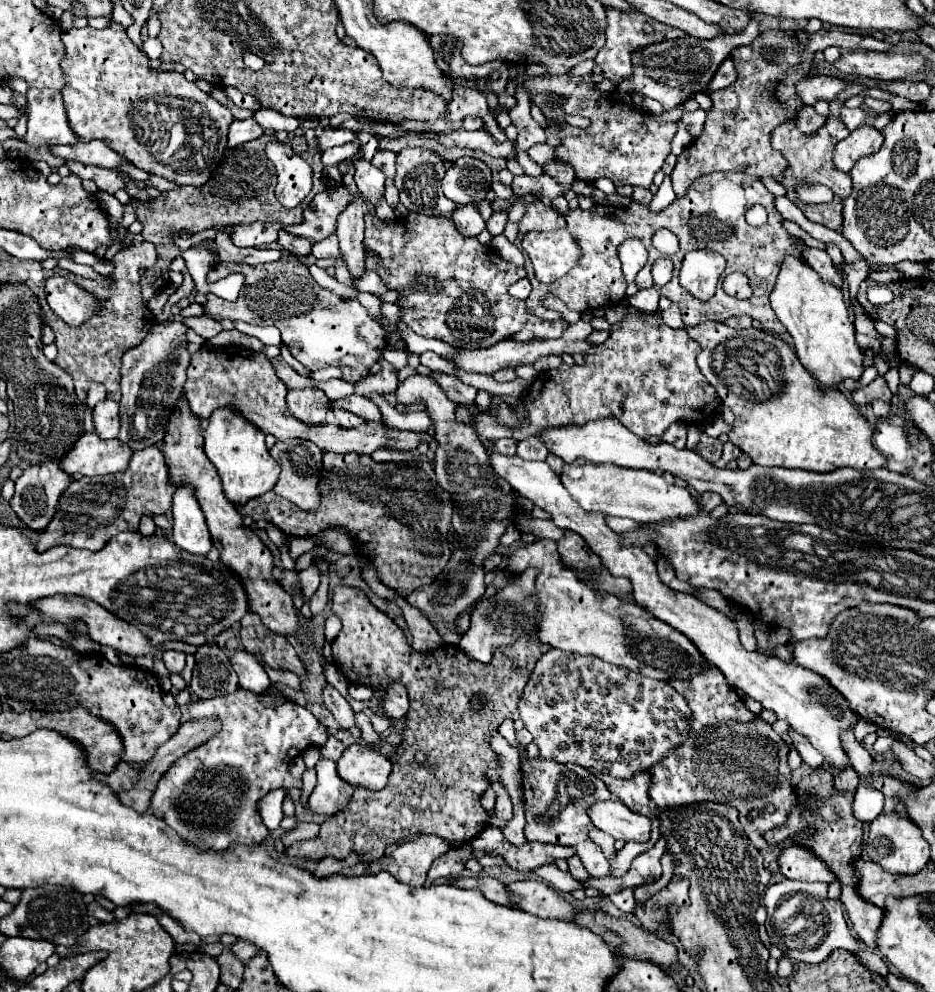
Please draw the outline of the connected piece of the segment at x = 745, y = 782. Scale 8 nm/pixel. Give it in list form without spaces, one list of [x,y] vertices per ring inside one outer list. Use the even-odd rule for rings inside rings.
[[[708,663],[702,673],[688,679],[670,679],[670,685],[684,695],[692,709],[690,733],[682,745],[668,751],[662,761],[648,769],[652,781],[648,789],[650,799],[658,809],[690,805],[696,801],[732,805],[740,811],[746,837],[756,845],[756,849],[772,849],[762,835],[768,829],[782,825],[788,811],[796,805],[790,785],[790,767],[786,761],[790,747],[772,729],[772,725],[746,709],[742,697],[728,687],[718,667]],[[768,803],[774,805],[774,813],[748,819],[752,809],[762,809]]]

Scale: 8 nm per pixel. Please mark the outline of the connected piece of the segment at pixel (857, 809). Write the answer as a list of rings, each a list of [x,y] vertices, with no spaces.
[[[860,785],[856,791],[856,799],[854,799],[854,815],[860,821],[874,821],[884,807],[885,798],[882,793],[870,789],[868,785]]]

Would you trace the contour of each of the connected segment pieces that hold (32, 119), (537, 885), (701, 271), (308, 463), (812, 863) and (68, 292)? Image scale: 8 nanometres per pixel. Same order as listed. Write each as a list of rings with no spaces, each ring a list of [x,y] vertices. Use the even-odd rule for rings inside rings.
[[[32,87],[26,93],[26,101],[28,133],[23,137],[24,142],[39,148],[42,145],[72,145],[78,141],[66,123],[60,91]]]
[[[538,879],[516,881],[516,883],[510,883],[506,889],[508,889],[508,895],[510,895],[510,901],[518,909],[528,911],[536,917],[572,921],[574,915],[576,915],[576,909],[568,901],[564,901],[544,881],[538,881]]]
[[[700,249],[686,253],[680,269],[682,287],[688,287],[688,291],[698,299],[710,299],[716,291],[716,283],[724,267],[726,261],[716,251]]]
[[[278,441],[270,449],[270,455],[282,467],[282,473],[274,487],[274,493],[288,499],[302,511],[318,509],[320,507],[318,483],[320,483],[320,473],[322,473],[322,451],[310,441]]]
[[[786,847],[778,855],[778,869],[786,879],[798,881],[824,881],[830,883],[836,877],[832,871],[804,847]]]
[[[60,275],[46,281],[46,299],[50,309],[70,327],[82,325],[82,321],[90,319],[94,311],[100,309],[98,301],[90,293]]]

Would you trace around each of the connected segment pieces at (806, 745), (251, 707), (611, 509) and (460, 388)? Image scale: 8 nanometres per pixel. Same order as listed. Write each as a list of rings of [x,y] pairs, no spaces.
[[[788,729],[788,735],[792,739],[792,745],[798,749],[798,753],[802,755],[802,761],[810,767],[810,769],[818,769],[824,761],[824,757],[810,745],[810,741],[806,737],[802,737],[800,733],[796,733],[794,729]]]
[[[238,687],[234,695],[218,695],[208,699],[196,699],[188,705],[188,719],[206,719],[216,717],[220,723],[220,731],[214,733],[206,743],[194,747],[190,753],[182,755],[160,779],[150,813],[162,817],[168,827],[172,827],[182,841],[194,845],[198,851],[214,851],[224,853],[234,843],[236,845],[256,845],[268,837],[268,829],[262,823],[258,813],[258,801],[272,789],[298,789],[300,781],[294,779],[288,771],[288,765],[294,757],[302,755],[306,747],[324,745],[328,739],[328,731],[320,725],[320,721],[302,705],[296,705],[282,697],[278,691],[276,703],[264,707],[258,693]]]
[[[572,461],[562,467],[560,481],[582,509],[628,517],[638,523],[654,523],[654,521],[664,521],[674,517],[688,517],[690,513],[698,511],[698,505],[688,489],[666,483],[662,475],[642,471],[642,469],[626,469],[612,463]]]
[[[432,371],[430,373],[430,379],[434,381],[434,383],[438,383],[440,387],[442,387],[442,391],[458,405],[458,403],[462,403],[462,401],[468,401],[468,403],[474,403],[474,399],[476,399],[476,393],[478,393],[478,389],[474,389],[474,387],[470,387],[470,385],[464,385],[458,377],[454,377],[454,375],[446,375],[446,373],[442,373],[442,371]]]

